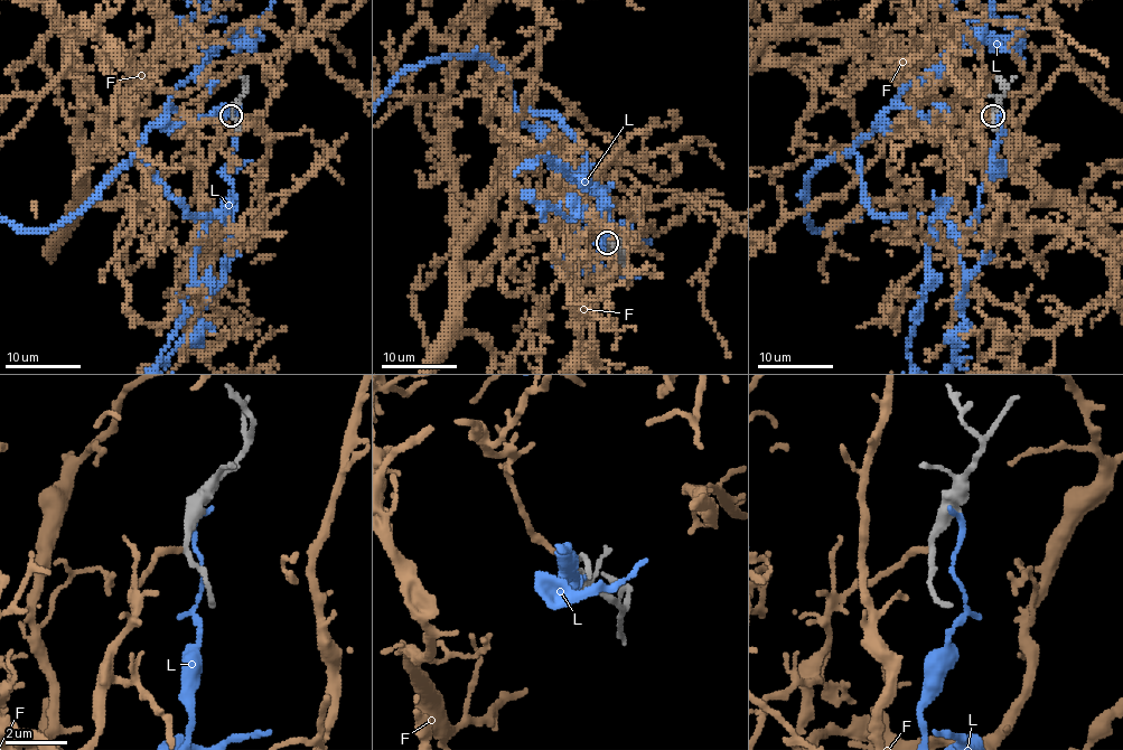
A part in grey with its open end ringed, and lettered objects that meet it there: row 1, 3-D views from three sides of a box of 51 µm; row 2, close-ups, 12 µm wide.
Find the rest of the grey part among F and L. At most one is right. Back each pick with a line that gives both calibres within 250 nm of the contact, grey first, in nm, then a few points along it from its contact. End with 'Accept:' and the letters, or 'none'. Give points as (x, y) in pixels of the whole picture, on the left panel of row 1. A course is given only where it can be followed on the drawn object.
F: 200 nm thick on the grey side, 200 nm on the other
Accept: F

